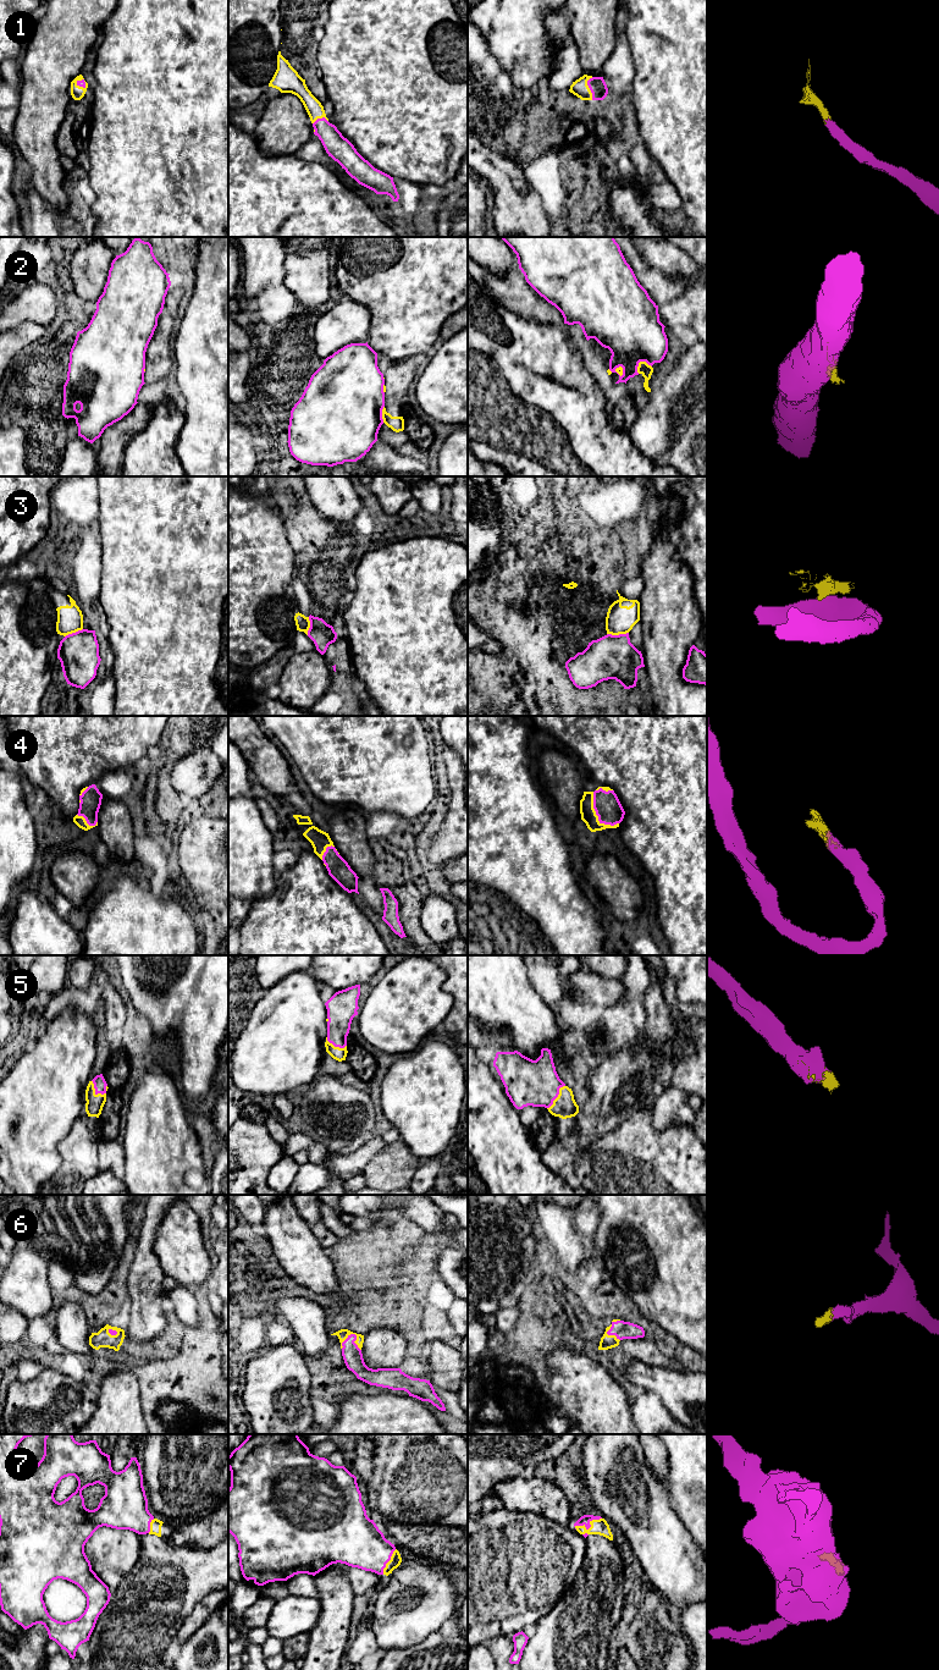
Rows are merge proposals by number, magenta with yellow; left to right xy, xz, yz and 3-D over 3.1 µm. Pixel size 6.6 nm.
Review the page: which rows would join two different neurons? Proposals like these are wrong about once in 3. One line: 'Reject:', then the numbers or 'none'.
Reject: 2, 3

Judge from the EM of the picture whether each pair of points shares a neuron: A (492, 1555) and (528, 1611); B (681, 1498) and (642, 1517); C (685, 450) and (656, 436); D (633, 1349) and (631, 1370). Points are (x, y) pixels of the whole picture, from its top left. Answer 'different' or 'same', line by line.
A: same
B: different
C: different
D: different

